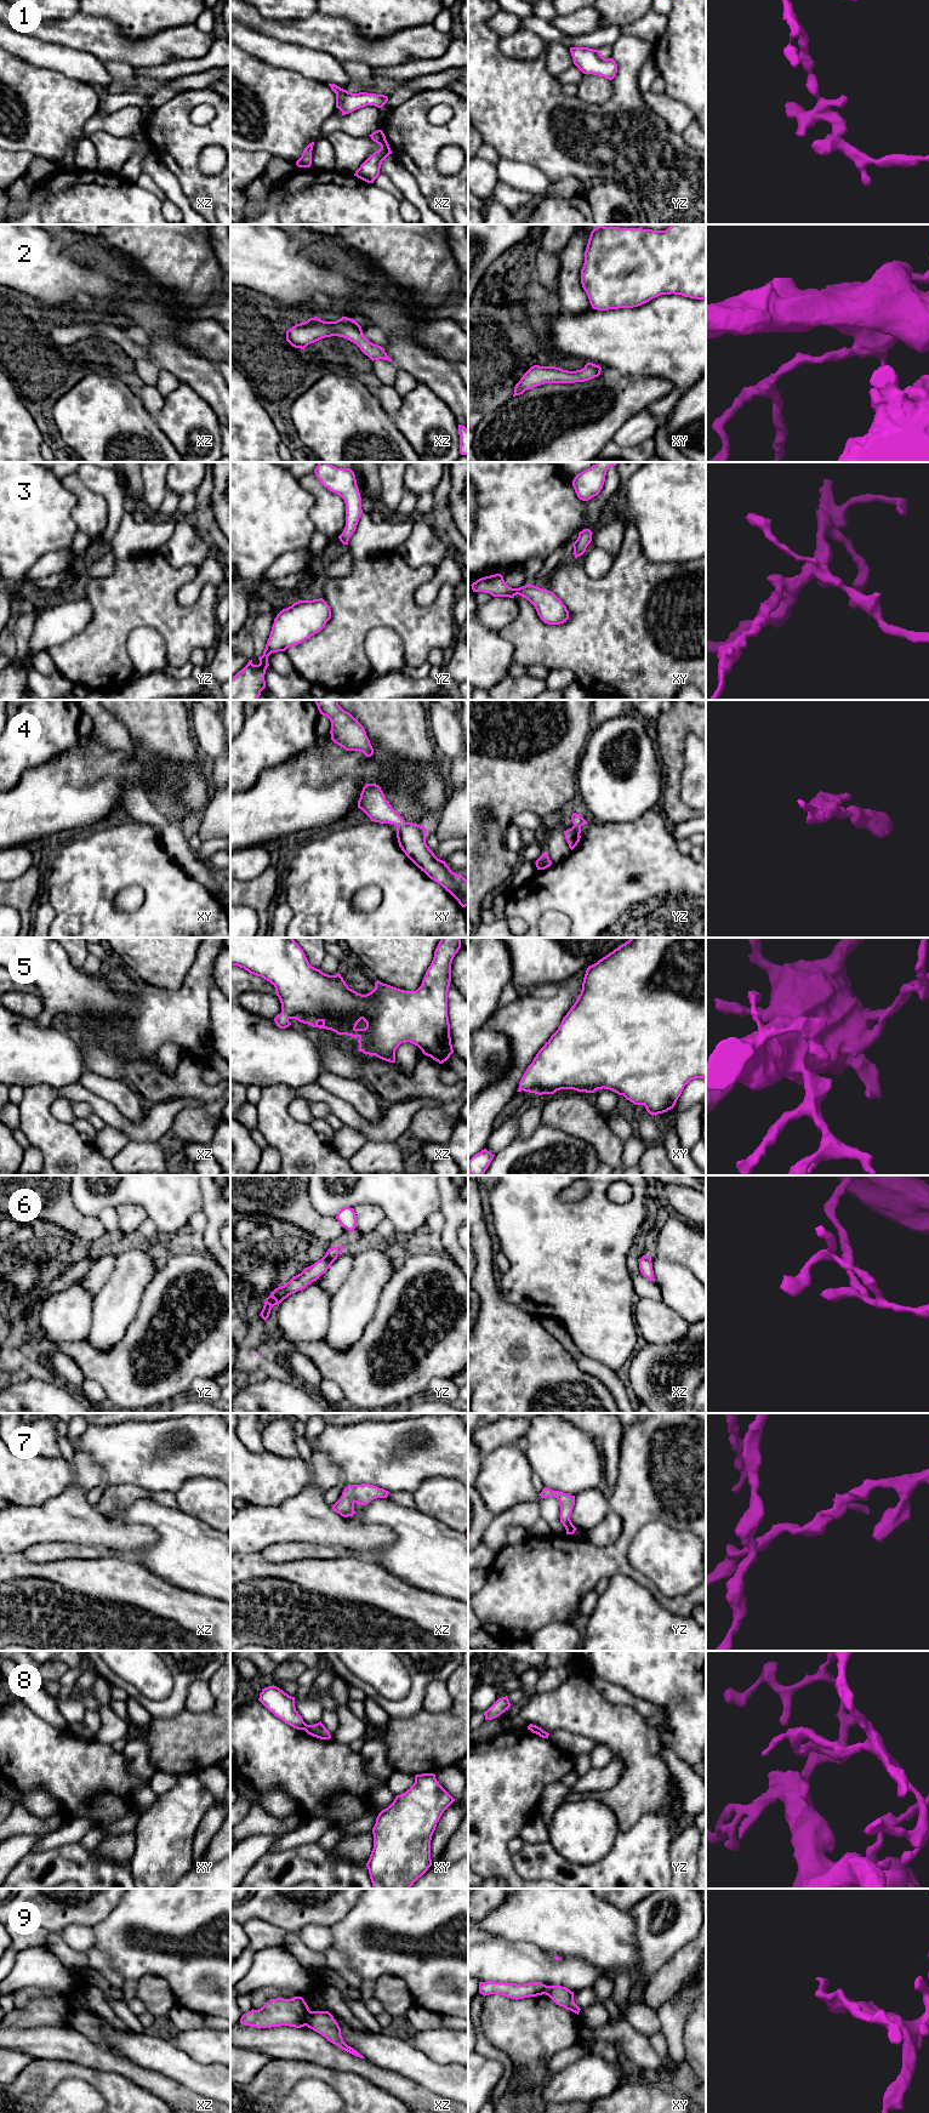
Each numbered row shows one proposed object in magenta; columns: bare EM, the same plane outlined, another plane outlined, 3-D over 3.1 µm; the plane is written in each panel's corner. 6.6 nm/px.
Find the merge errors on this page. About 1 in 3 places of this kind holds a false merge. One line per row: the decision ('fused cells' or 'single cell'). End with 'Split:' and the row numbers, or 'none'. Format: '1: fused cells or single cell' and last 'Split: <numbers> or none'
1: single cell
2: single cell
3: single cell
4: single cell
5: single cell
6: single cell
7: single cell
8: fused cells
9: fused cells
Split: 8, 9

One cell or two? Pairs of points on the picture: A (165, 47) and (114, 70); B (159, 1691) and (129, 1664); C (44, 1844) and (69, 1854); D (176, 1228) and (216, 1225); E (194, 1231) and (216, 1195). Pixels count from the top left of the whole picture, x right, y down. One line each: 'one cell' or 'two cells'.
A: two cells
B: one cell
C: two cells
D: two cells
E: two cells

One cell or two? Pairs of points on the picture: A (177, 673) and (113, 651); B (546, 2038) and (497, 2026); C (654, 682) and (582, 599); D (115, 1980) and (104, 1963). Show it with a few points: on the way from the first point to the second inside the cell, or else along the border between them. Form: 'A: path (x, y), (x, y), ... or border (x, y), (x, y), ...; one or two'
A: border (183, 664), (178, 667), (169, 667); two
B: path (534, 2029), (509, 2026); one
C: path (638, 661), (615, 638), (614, 631), (603, 620); one
D: path (113, 1976), (104, 1966); one

